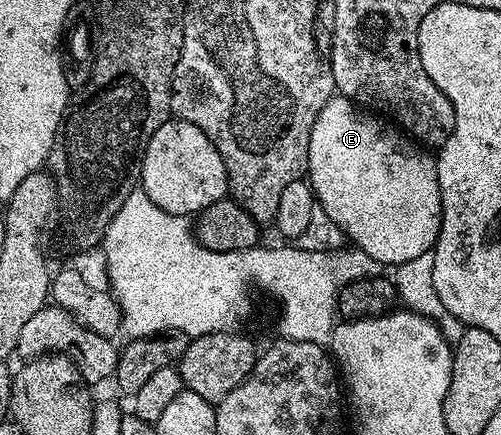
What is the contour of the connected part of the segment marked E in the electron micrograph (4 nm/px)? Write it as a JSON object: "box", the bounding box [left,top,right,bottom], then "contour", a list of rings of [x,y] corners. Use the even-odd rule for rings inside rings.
{"box":[306,95,442,267],"contour":[[[335,95],[331,97],[328,103],[324,103],[324,107],[320,111],[320,115],[316,115],[316,123],[312,127],[312,135],[308,143],[308,167],[306,168],[310,188],[314,191],[314,199],[316,205],[328,213],[332,222],[336,223],[354,245],[366,257],[371,257],[374,261],[379,261],[382,265],[393,267],[400,263],[408,263],[408,259],[416,259],[416,255],[424,255],[433,250],[438,232],[440,231],[440,223],[442,222],[442,204],[440,203],[440,183],[438,182],[438,162],[433,156],[430,157],[426,153],[427,150],[421,144],[415,143],[399,126],[393,123],[387,123],[381,116],[375,115],[373,112],[367,111],[354,102],[348,100],[347,97]]]}

